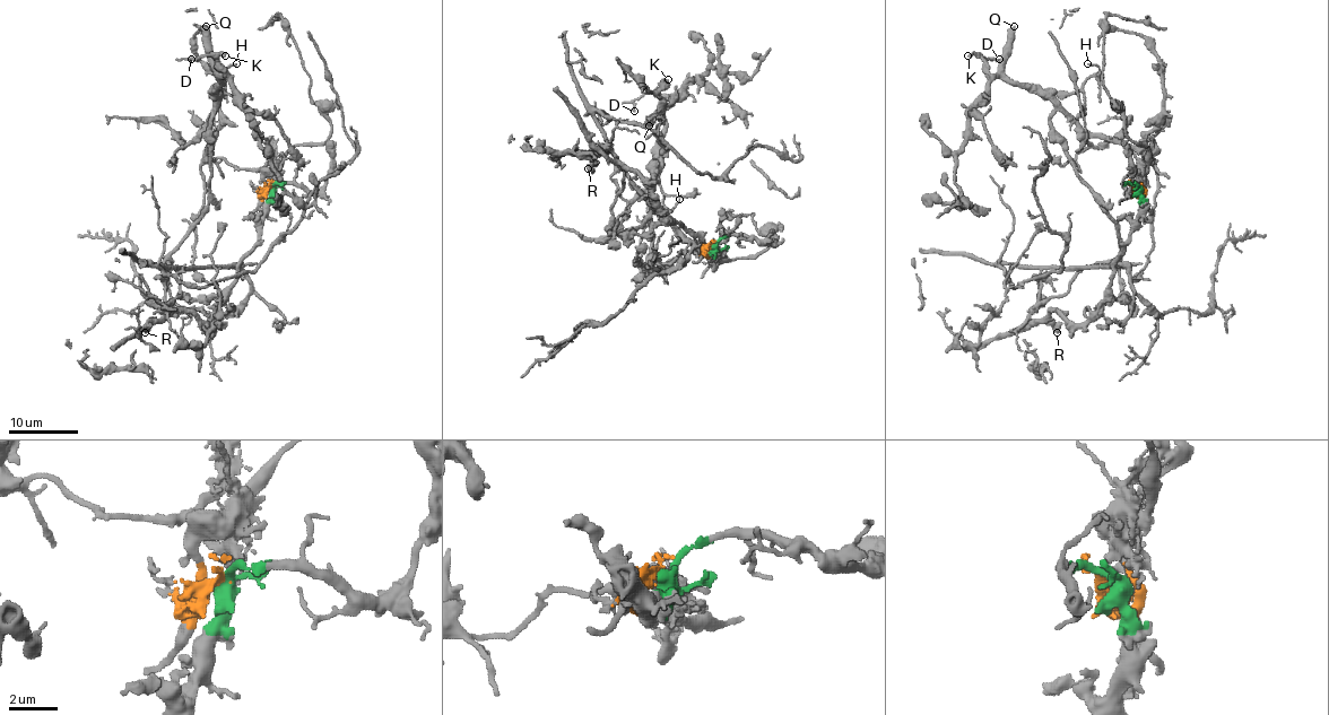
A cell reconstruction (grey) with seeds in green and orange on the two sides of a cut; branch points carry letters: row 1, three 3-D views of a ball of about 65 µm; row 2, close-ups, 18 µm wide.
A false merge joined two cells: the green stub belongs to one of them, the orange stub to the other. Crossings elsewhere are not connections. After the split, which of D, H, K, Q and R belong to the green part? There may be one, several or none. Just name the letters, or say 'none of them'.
R

